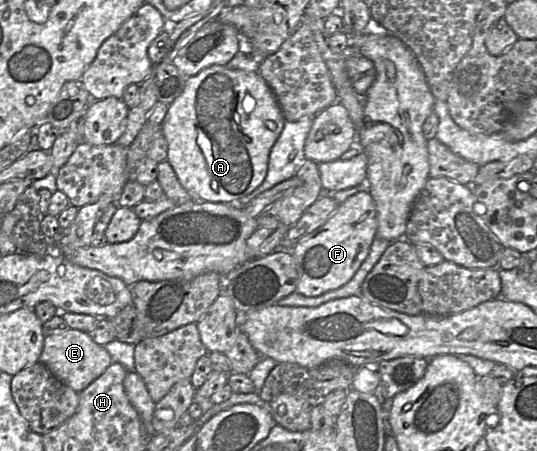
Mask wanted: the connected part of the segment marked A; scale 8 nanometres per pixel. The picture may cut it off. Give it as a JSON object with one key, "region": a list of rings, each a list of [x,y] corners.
{"region":[[[213,65],[187,78],[182,93],[168,106],[160,131],[168,146],[166,161],[194,201],[228,203],[252,193],[262,184],[268,171],[270,151],[284,124],[279,103],[258,72]]]}

